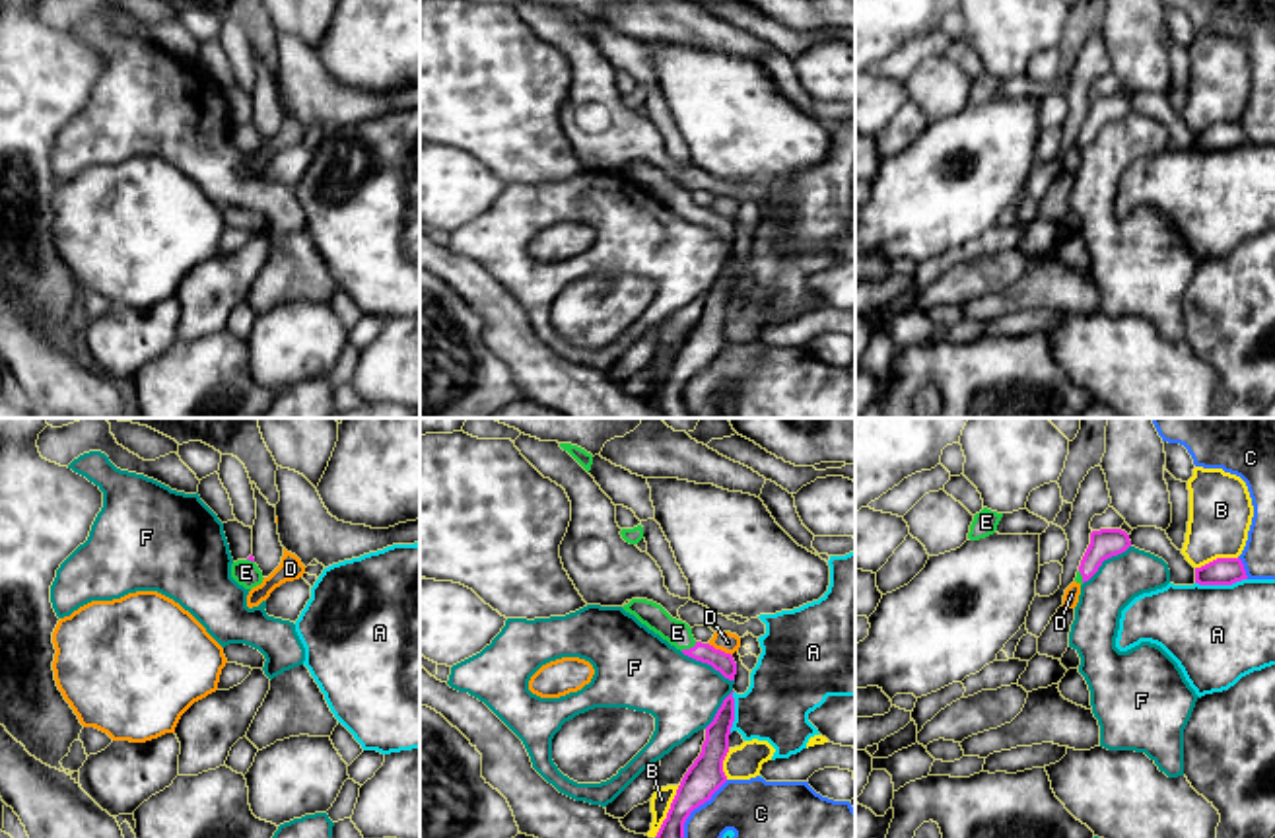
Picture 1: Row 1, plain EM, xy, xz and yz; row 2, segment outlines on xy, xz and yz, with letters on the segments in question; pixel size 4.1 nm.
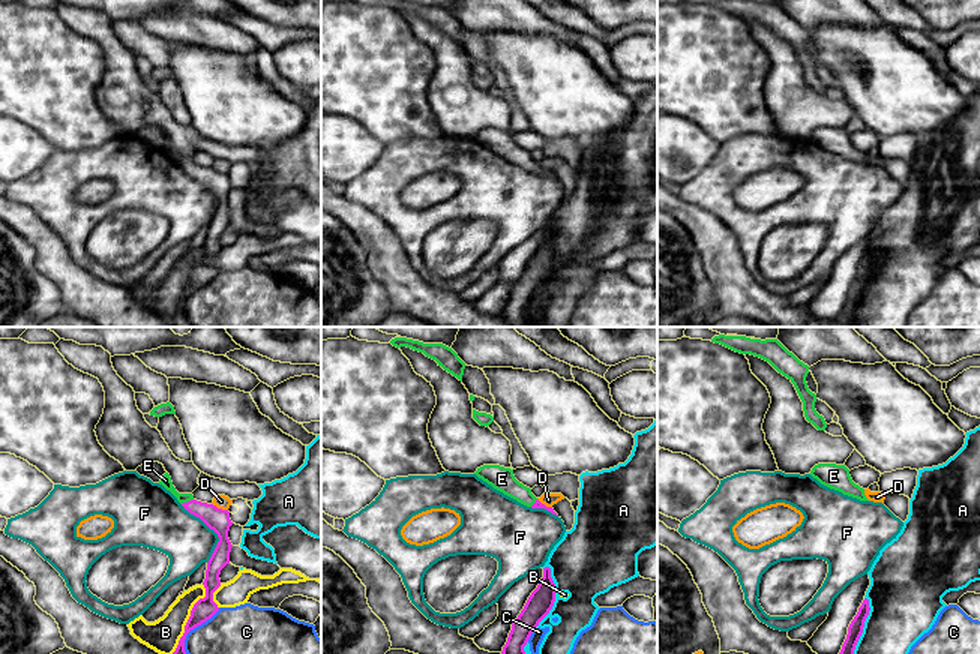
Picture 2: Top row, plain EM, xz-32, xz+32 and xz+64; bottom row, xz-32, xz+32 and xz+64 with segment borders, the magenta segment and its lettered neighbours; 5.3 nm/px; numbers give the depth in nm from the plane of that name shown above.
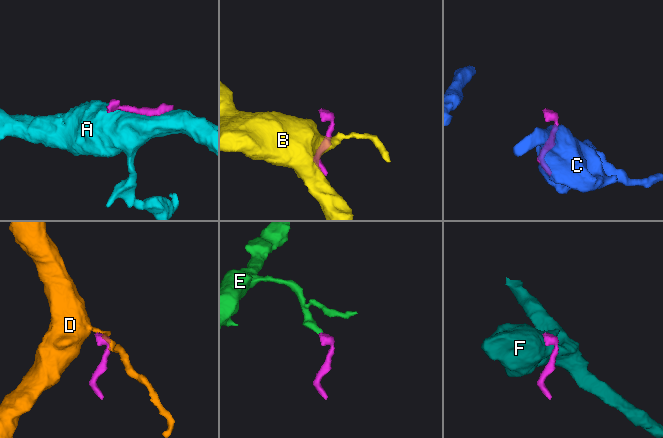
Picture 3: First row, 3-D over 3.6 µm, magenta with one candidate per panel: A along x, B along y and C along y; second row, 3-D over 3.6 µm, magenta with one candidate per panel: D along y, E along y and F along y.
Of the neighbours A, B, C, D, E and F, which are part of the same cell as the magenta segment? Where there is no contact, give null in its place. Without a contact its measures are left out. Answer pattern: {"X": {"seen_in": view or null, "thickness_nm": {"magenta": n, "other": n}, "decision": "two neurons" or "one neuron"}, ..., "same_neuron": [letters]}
{"A": {"seen_in": "yz", "thickness_nm": {"magenta": 110, "other": 400}, "decision": "two neurons"}, "B": {"seen_in": "xz", "thickness_nm": {"magenta": 150, "other": 90}, "decision": "two neurons"}, "C": {"seen_in": "xz", "thickness_nm": {"magenta": 150, "other": 240}, "decision": "two neurons"}, "D": {"seen_in": "xz", "thickness_nm": {"magenta": 90, "other": 90}, "decision": "two neurons"}, "E": {"seen_in": "xz", "thickness_nm": {"magenta": 90, "other": 110}, "decision": "one neuron"}, "F": {"seen_in": "xz", "thickness_nm": {"magenta": 90, "other": 300}, "decision": "two neurons"}, "same_neuron": ["E"]}

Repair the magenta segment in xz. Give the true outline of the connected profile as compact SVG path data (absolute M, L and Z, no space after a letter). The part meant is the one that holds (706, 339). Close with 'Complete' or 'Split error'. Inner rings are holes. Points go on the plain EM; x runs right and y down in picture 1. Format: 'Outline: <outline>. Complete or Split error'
Outline: M733 257L723 264L713 286L706 292L700 321L684 338L655 406L665 418L692 418L684 406L684 387L694 373L711 364L727 346L723 325L729 317L729 299L735 286Z. Complete

